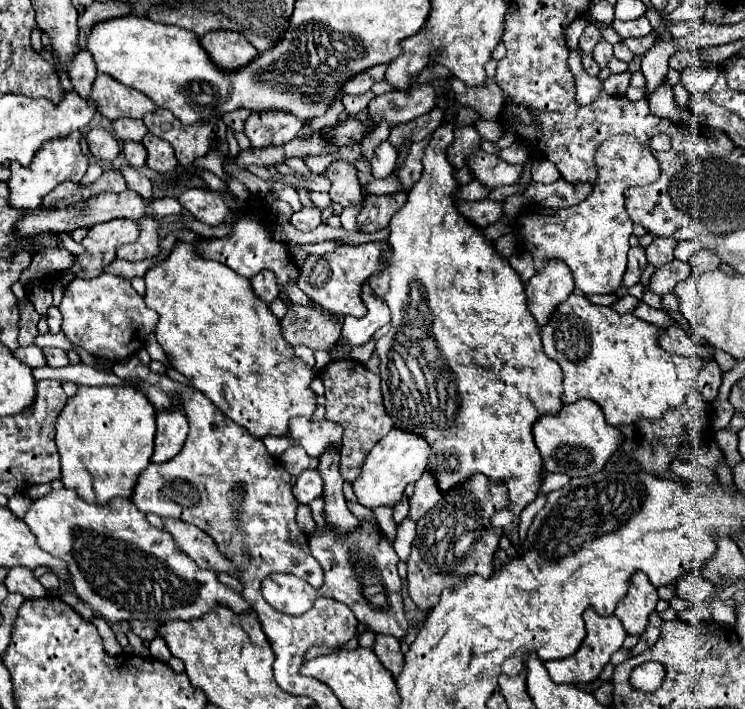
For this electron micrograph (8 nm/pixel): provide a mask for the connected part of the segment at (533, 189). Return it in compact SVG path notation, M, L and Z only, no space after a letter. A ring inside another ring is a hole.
M564 178L552 182L552 184L536 184L532 182L524 196L532 200L534 204L546 206L546 208L568 208L576 206L590 194L592 184L590 182L578 182L570 184Z

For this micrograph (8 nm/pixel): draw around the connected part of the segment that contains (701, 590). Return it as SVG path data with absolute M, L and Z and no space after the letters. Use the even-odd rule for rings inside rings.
M700 570L688 572L688 576L682 576L676 582L676 596L682 600L690 600L692 604L702 604L712 594L714 594L714 584L708 584L708 580L702 578Z

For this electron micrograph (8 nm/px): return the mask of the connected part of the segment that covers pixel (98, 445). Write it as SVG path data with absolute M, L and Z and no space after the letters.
M78 386L78 392L68 398L56 422L56 444L62 462L62 482L74 488L76 494L90 504L108 504L114 496L132 496L138 474L150 464L154 452L156 410L152 402L132 386Z

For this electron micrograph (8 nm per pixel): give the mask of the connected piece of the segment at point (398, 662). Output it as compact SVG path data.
M376 636L376 646L374 646L376 656L380 658L380 662L384 664L384 668L388 668L392 672L394 678L398 678L398 674L404 668L404 654L400 650L400 642L392 640L392 636Z

